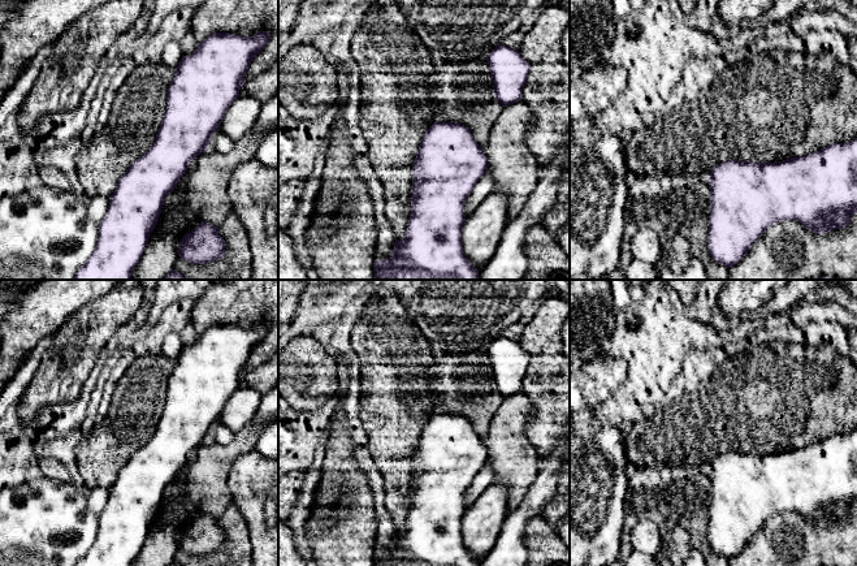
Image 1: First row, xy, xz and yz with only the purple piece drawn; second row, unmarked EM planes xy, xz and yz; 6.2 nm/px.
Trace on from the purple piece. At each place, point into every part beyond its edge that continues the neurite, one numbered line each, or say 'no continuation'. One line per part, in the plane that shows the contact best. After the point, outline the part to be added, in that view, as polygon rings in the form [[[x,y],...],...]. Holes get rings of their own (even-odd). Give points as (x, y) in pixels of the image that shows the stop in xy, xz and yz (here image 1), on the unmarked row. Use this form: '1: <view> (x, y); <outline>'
no continuation

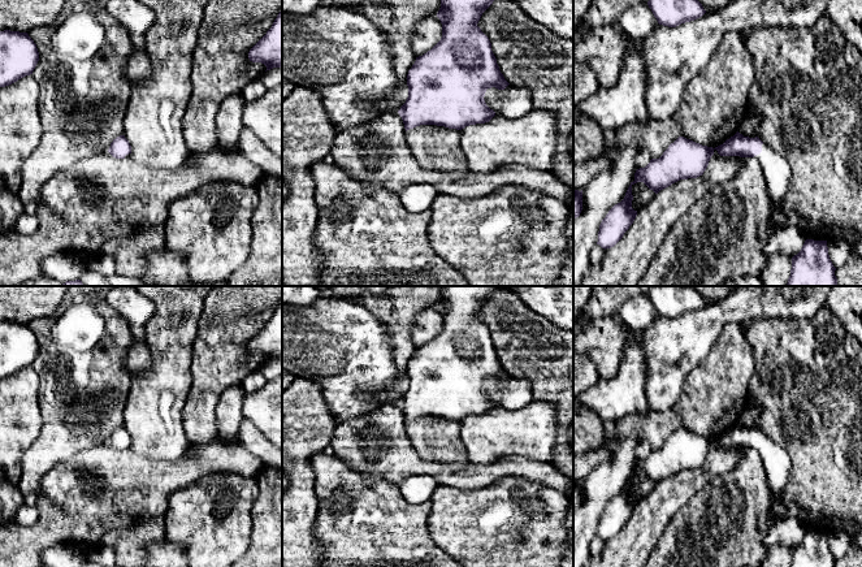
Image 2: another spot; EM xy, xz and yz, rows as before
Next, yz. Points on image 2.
1: yz (776, 462); [[[766,434],[762,436],[762,443],[754,450],[762,458],[767,473],[771,493],[768,511],[780,521],[788,516],[783,502],[783,492],[792,467],[790,458],[781,446],[772,442]]]

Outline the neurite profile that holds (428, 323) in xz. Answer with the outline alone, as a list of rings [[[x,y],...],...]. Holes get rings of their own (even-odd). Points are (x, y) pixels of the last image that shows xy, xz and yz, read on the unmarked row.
[[[428,307],[417,312],[410,329],[411,341],[416,349],[430,342],[442,329],[442,315],[437,307]]]

